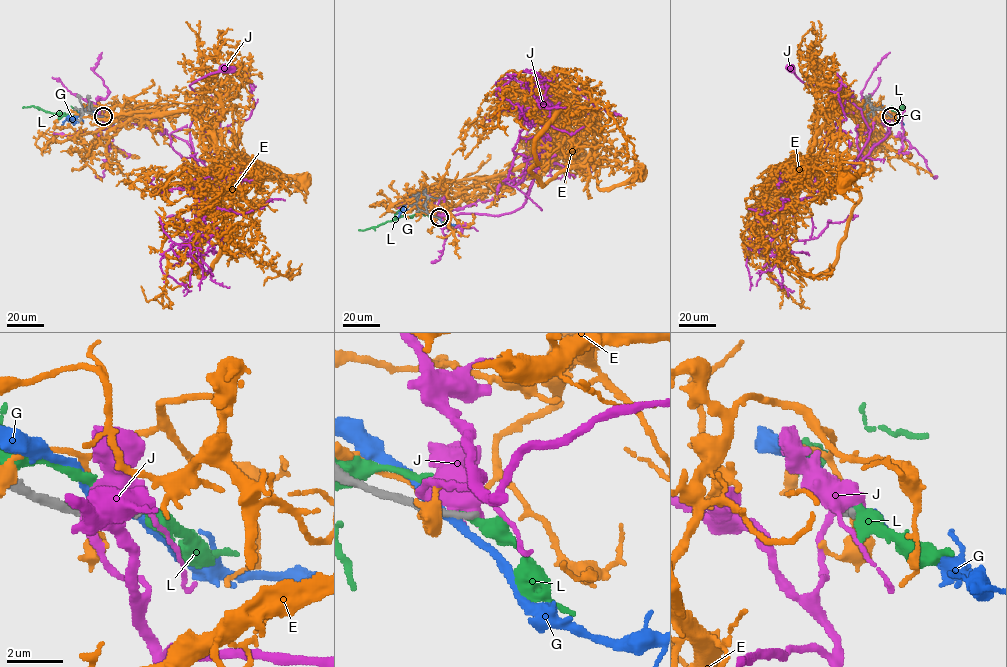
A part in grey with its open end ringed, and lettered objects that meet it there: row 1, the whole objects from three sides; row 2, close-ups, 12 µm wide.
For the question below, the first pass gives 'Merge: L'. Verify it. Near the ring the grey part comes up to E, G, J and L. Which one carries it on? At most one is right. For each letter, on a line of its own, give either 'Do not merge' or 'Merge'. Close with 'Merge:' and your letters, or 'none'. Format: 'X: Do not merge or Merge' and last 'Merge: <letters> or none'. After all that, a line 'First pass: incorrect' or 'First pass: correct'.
E: Do not merge
G: Do not merge
J: Do not merge
L: Do not merge
Merge: none
First pass: incorrect

